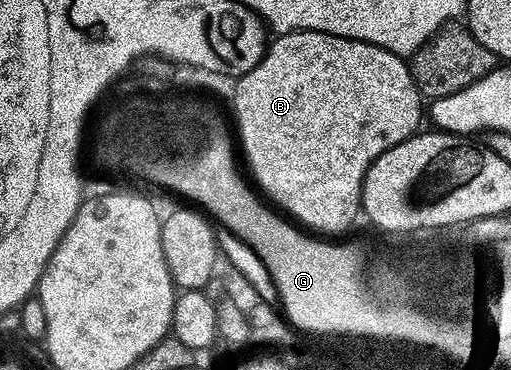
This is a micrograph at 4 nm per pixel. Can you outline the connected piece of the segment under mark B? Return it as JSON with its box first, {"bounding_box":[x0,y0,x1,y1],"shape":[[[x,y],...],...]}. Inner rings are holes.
{"bounding_box":[233,32,425,234],"shape":[[[285,32],[274,39],[266,45],[257,66],[238,77],[233,107],[241,152],[247,155],[256,185],[283,187],[271,188],[265,196],[268,201],[276,200],[271,201],[276,205],[283,204],[282,211],[288,217],[303,226],[315,224],[314,231],[319,234],[343,232],[355,215],[360,215],[363,179],[371,163],[420,131],[419,123],[425,120],[424,97],[415,85],[408,61],[376,44],[324,32]]]}

